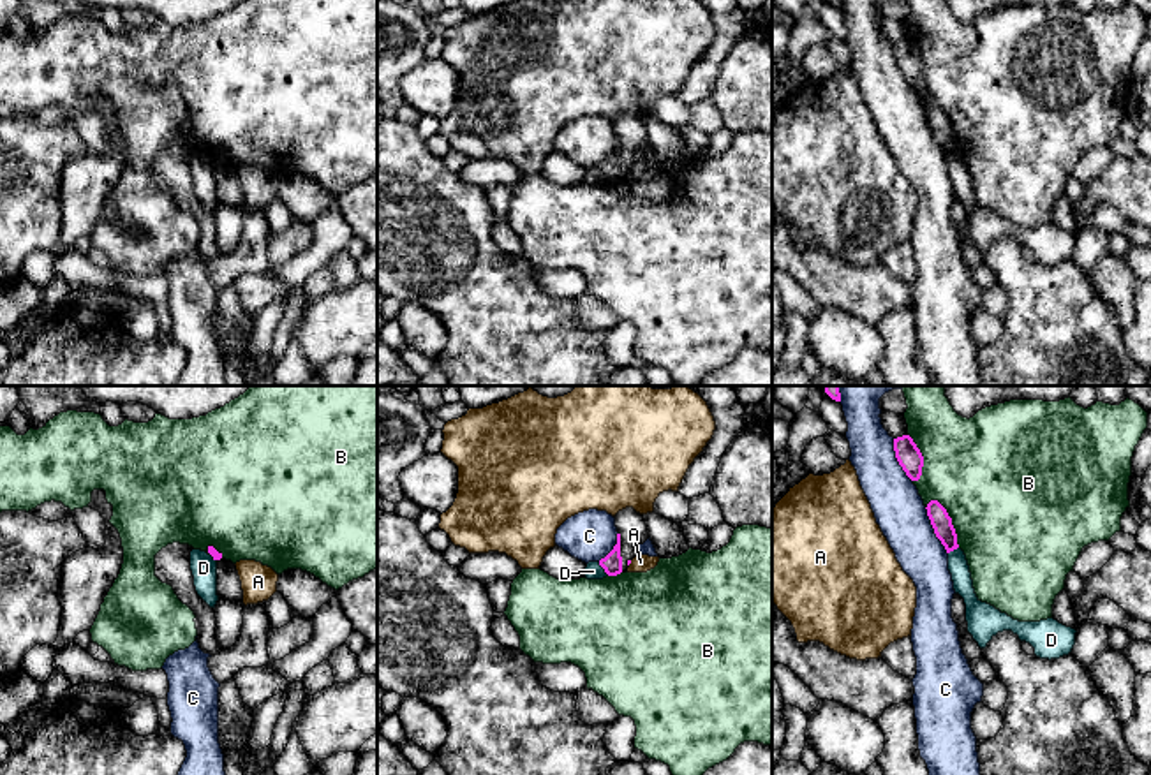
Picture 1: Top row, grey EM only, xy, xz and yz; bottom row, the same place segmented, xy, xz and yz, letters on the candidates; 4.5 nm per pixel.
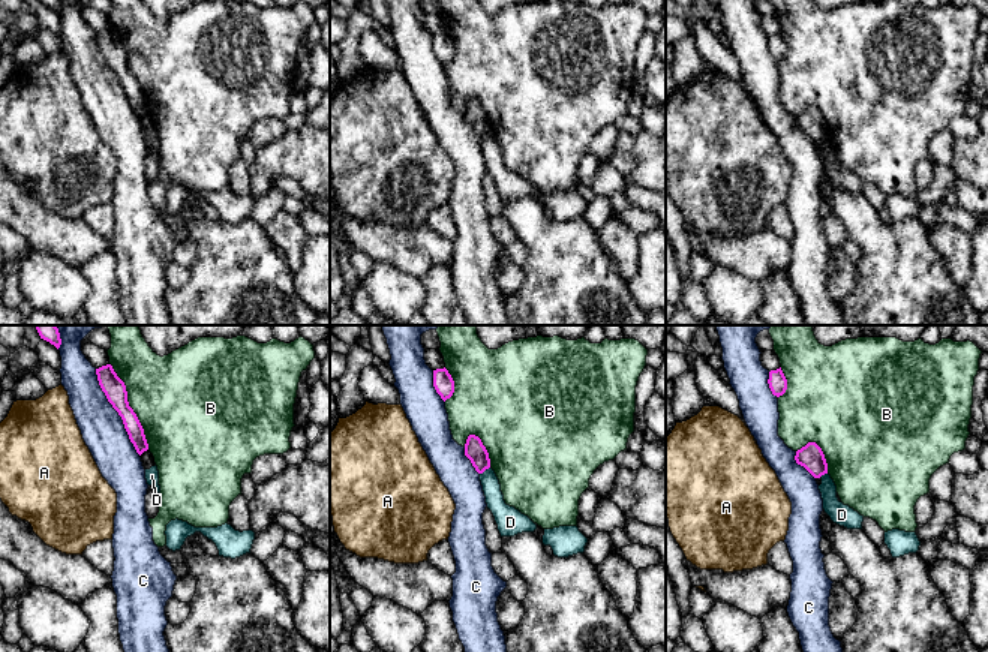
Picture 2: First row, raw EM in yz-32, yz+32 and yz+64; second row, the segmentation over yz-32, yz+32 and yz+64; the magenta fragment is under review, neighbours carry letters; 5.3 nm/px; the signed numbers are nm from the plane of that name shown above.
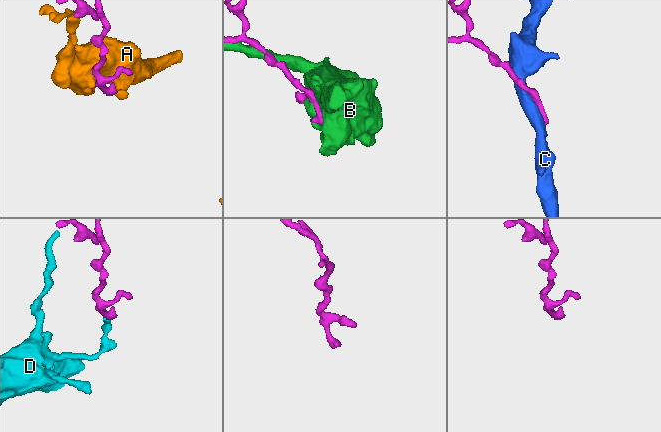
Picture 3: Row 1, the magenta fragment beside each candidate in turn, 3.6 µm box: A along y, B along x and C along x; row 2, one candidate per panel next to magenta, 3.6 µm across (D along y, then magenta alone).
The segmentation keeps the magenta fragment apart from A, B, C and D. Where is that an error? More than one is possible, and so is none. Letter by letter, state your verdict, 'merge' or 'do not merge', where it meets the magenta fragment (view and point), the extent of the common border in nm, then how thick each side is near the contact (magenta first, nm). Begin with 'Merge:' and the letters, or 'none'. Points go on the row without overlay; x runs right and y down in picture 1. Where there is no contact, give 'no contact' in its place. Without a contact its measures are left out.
Merge: none
A: do not merge; meets magenta in xz at (630, 168); contact 30 nm long; 20 nm thick on the magenta side, 80 nm on the other
B: do not merge; meets magenta in yz at (950, 127); contact 260 nm long; 90 nm thick on the magenta side, 480 nm on the other
C: do not merge; meets magenta in yz at (935, 136); contact 240 nm long; 90 nm thick on the magenta side, 240 nm on the other
D: do not merge; meets magenta in xz at (603, 173); contact 80 nm long; 90 nm thick on the magenta side, 80 nm on the other

